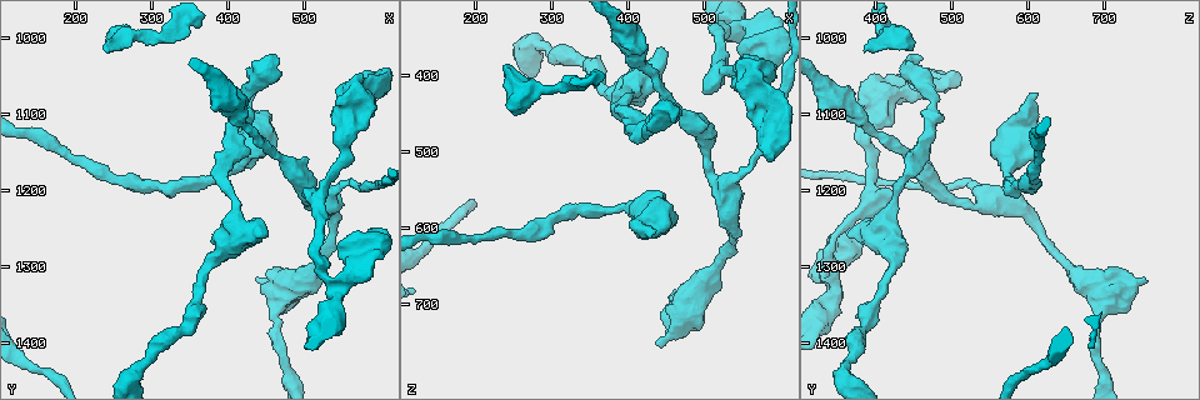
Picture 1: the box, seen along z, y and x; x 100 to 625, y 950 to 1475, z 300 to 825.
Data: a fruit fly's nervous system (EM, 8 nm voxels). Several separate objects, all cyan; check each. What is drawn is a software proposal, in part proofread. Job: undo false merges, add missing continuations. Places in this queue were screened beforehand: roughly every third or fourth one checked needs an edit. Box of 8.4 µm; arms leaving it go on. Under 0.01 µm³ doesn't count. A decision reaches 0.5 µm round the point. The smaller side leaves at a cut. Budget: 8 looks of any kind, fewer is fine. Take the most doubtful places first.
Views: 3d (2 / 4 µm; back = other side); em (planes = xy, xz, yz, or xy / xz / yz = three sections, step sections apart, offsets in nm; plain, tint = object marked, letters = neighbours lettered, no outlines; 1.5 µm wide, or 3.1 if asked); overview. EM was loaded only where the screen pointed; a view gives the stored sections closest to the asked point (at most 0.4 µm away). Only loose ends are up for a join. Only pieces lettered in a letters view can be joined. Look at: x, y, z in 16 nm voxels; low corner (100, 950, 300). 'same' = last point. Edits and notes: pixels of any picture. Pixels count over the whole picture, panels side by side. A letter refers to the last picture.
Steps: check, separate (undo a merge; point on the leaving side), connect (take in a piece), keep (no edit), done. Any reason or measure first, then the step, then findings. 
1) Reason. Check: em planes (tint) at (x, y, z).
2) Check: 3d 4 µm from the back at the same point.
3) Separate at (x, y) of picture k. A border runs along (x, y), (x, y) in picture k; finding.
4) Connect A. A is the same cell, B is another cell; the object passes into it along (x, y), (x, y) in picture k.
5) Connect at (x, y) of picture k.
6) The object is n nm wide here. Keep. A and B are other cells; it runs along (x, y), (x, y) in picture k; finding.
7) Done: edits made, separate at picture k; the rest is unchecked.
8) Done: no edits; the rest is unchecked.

Branch stops here. Check: 3d 4 µm at (235, 1015, 385).

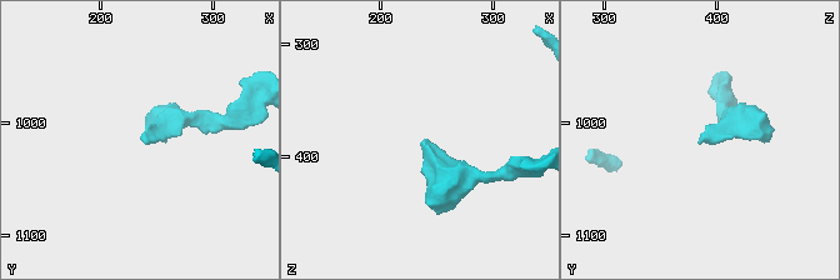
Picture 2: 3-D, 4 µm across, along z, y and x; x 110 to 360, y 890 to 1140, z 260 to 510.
Now the EM. Check: em planes (letters) at (240, 1016, 386).

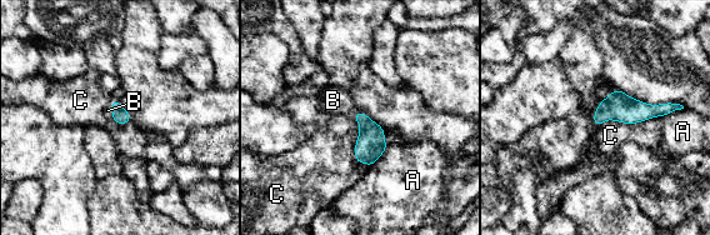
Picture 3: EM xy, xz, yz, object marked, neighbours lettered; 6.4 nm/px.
Connect B. B is the same cell, A and C are other cells; the object passes into it along (370, 145), (356, 113), (333, 100) in picture 3; it goes on there.

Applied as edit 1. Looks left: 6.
Branch stops here. Check: em planes (letters) at (435, 1075, 605).

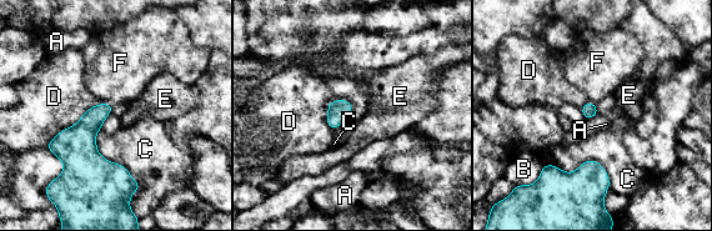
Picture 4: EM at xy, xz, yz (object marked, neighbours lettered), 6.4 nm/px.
Connect F. F is the same cell, A, B, C, D and E are other cells; the neuron continues.

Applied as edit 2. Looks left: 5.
Thick end. Check: em planes (letters) at (445, 1260, 360).

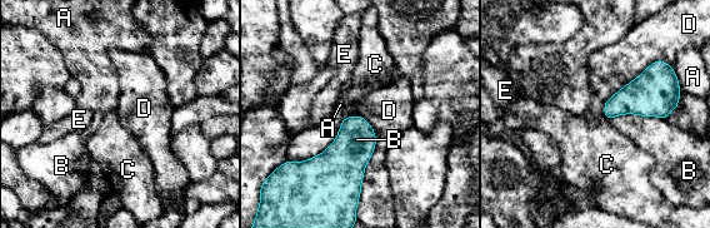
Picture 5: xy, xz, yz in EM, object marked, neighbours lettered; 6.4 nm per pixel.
Keep. A, B, C, D and E are other cells; a border runs along (359, 114), (375, 134), (359, 194) in picture 5; no lettered piece goes on from it.

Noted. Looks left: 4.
Done: edits made, connect at picture 3, connect at picture 4; the rest is unchecked.

